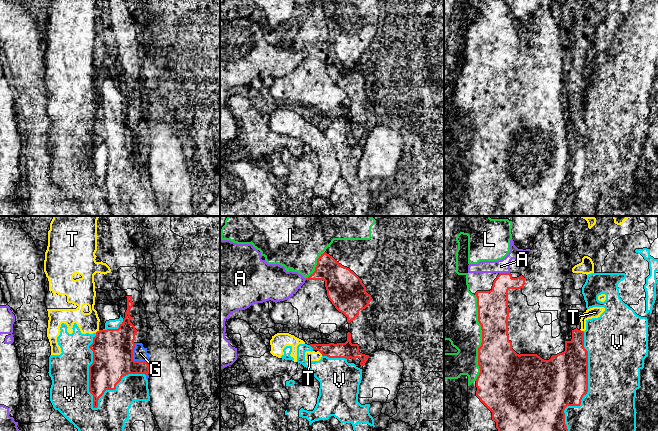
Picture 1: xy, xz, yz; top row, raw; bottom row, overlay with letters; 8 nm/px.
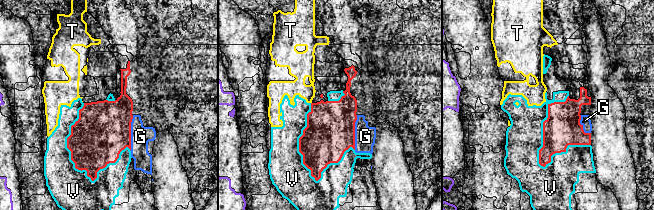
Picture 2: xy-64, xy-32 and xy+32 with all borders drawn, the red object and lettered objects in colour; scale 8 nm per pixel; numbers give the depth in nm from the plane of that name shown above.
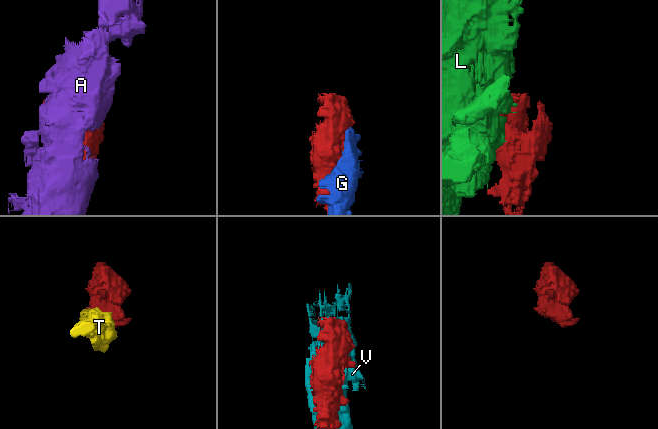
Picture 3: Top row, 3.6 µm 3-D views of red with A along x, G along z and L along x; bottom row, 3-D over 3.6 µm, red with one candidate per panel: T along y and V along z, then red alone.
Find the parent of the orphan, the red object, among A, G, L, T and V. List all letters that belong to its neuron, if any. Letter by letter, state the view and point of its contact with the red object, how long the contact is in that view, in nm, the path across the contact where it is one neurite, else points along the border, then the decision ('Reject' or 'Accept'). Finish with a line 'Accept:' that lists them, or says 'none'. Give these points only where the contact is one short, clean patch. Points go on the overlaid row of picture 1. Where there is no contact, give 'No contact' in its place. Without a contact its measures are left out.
A: Touches red at yz (504, 273). Shared border 90 nm. Reject
G: Touches red at xy (132, 359). Shared border 200 nm. Reject
L: Touches red at yz (482, 337). Shared border 700 nm. Reject
T: Touches red at xz (320, 352). Shared border 60 nm. Reject
V: Touches red at xy (89, 371). Shared border 600 nm. Reject
Accept: none

